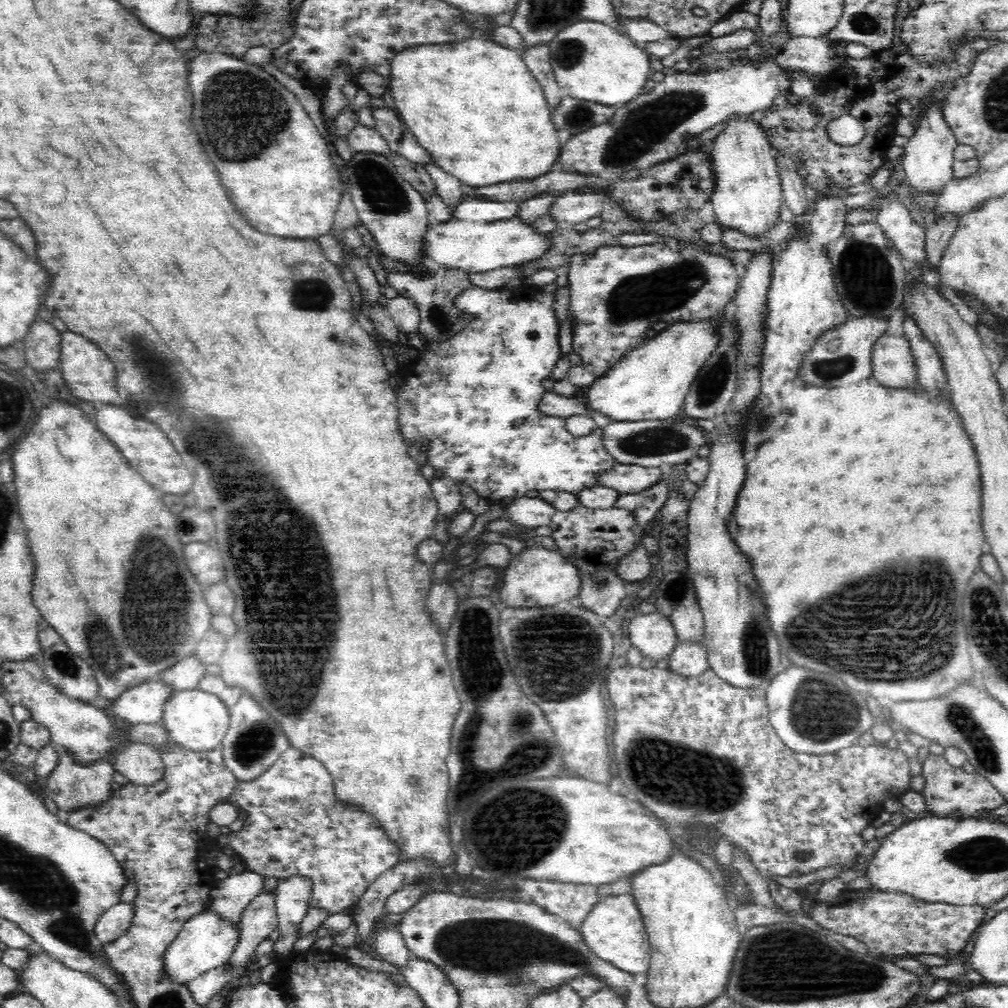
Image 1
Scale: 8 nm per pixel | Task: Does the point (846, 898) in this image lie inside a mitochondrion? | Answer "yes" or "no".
no

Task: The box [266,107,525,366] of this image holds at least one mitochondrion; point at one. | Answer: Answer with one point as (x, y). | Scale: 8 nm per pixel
(382, 195)

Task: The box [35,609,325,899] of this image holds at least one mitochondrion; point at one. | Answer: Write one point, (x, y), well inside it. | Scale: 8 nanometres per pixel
(250, 745)

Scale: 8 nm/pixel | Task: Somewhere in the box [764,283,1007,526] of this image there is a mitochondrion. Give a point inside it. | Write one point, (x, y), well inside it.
(833, 368)

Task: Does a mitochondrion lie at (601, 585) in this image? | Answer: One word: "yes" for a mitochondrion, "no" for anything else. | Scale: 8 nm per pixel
yes

